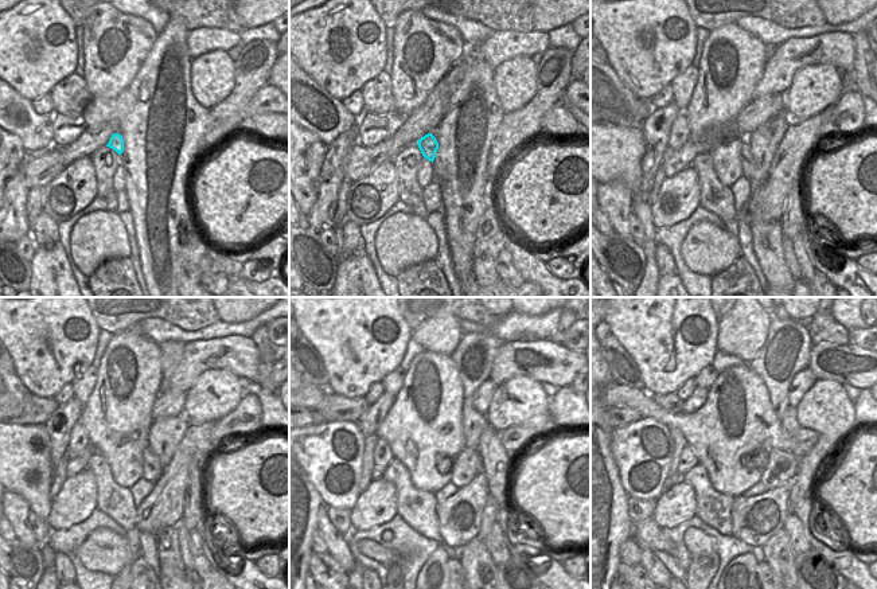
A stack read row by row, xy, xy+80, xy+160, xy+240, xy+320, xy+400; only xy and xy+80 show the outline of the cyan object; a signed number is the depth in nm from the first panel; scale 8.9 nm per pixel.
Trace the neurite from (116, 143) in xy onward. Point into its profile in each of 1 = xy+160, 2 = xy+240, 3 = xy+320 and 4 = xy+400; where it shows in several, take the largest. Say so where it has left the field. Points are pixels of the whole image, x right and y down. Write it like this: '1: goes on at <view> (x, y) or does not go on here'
1: goes on at xy+160 (747, 162)
2: goes on at xy+240 (152, 468)
3: goes on at xy+320 (467, 464)
4: goes on at xy+400 (780, 468)

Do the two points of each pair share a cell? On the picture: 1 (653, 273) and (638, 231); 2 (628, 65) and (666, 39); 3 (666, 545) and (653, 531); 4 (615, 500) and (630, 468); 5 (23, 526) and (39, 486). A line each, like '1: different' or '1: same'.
1: different
2: same
3: same
4: different
5: different

